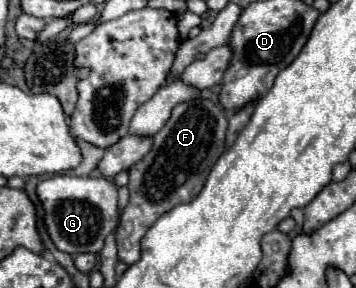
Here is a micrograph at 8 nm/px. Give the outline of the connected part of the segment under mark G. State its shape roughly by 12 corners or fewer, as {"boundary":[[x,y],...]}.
{"boundary":[[106,178],[38,184],[58,250],[100,252],[120,220]]}

